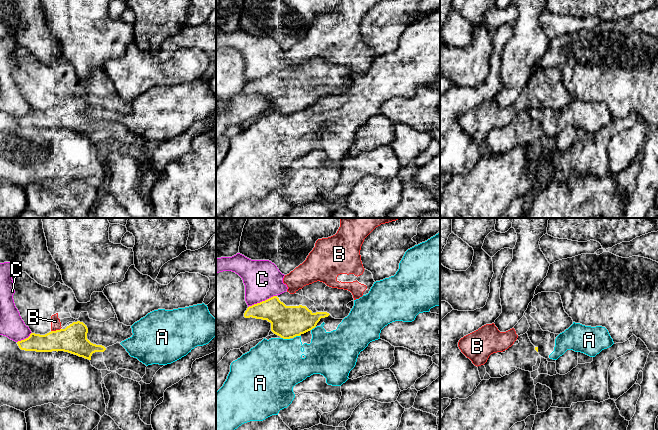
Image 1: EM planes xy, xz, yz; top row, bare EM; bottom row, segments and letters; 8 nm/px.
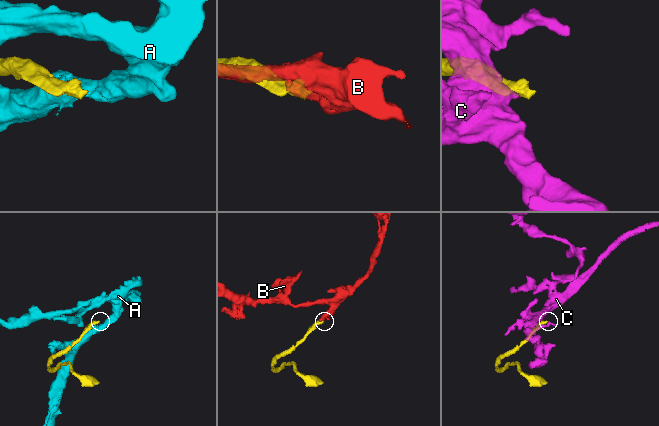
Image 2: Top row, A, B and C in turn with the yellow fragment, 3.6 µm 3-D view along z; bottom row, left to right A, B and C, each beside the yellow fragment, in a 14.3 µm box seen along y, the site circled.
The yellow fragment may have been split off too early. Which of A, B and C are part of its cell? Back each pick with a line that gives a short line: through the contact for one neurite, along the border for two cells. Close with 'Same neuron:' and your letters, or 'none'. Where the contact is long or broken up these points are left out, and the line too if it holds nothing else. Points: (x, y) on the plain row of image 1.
Same neuron: none

